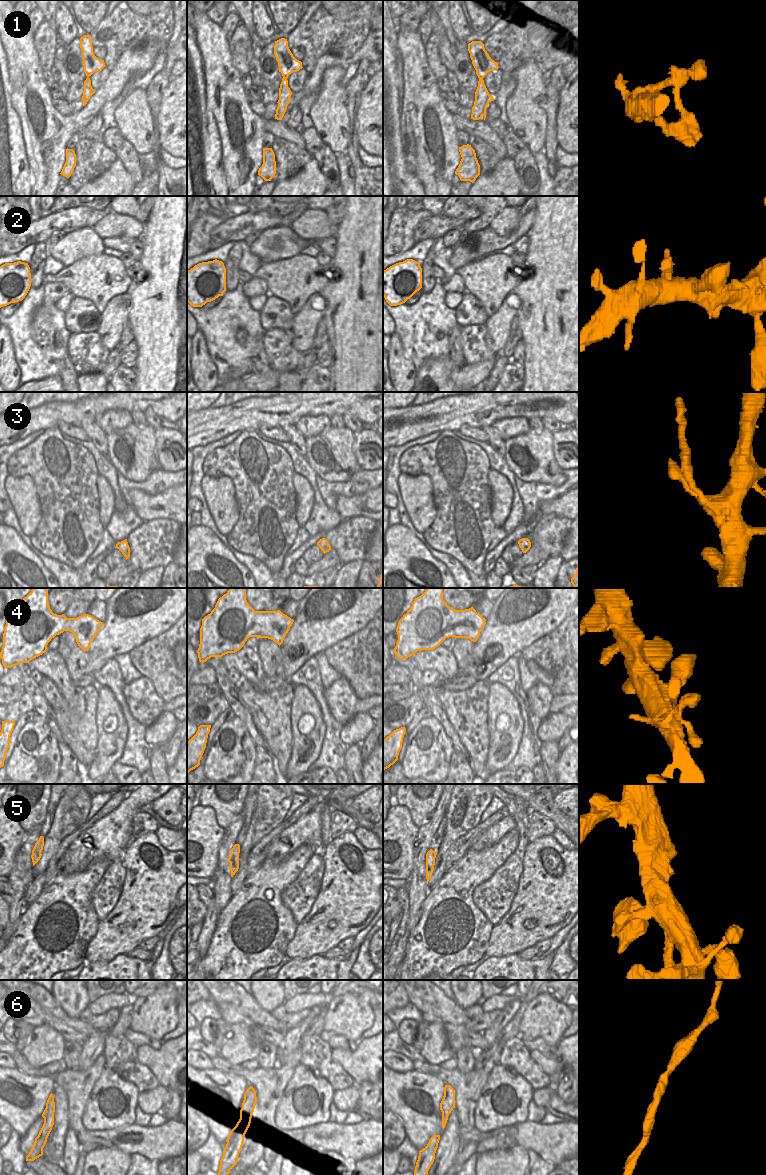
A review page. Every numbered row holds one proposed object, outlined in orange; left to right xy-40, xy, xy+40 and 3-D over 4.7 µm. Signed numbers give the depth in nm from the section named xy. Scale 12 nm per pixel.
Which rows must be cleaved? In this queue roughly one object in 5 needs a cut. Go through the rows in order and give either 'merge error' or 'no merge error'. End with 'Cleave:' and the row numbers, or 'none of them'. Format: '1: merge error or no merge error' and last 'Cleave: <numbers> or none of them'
1: no merge error
2: no merge error
3: no merge error
4: no merge error
5: merge error
6: no merge error
Cleave: 5

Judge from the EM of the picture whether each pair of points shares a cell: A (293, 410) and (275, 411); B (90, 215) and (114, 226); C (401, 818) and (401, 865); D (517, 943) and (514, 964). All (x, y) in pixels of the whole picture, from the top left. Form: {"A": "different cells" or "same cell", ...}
{"A": "same cell", "B": "different cells", "C": "same cell", "D": "different cells"}

